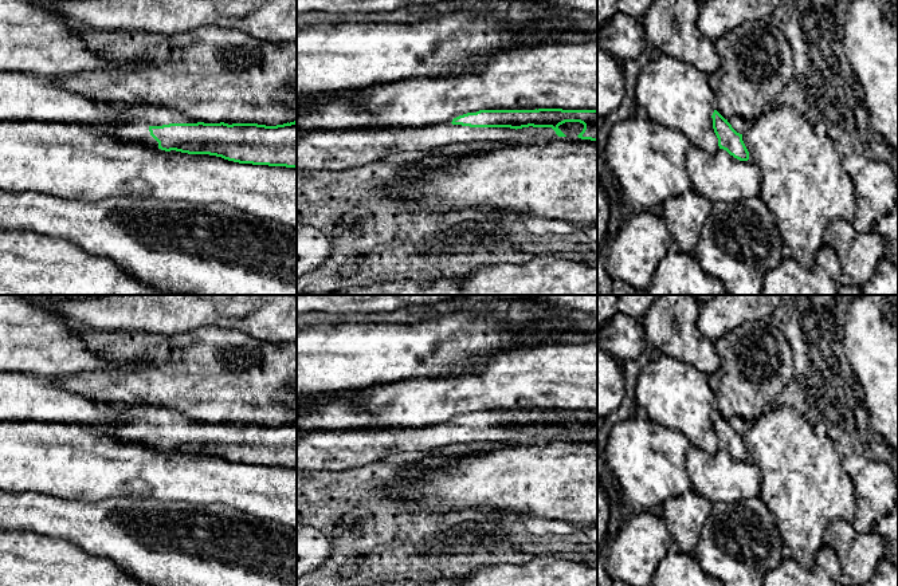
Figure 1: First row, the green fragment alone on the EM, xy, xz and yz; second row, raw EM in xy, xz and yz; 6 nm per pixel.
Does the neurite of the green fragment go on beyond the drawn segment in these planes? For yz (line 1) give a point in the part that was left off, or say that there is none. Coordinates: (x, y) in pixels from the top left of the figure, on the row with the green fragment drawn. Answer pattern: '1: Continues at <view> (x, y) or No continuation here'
1: Continues at yz (738, 124)

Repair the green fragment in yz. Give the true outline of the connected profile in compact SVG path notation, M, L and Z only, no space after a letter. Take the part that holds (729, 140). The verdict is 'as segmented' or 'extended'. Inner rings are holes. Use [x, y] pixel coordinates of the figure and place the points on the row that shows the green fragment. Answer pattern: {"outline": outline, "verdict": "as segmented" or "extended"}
{"outline": "M714 110L711 118L719 149L726 150L740 161L748 161L749 152L742 141L742 133L748 127L746 121L738 115L725 119L717 110Z", "verdict": "extended"}

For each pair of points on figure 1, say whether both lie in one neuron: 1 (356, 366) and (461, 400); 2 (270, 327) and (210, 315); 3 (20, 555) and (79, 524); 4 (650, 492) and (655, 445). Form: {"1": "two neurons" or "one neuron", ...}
{"1": "two neurons", "2": "one neuron", "3": "two neurons", "4": "one neuron"}

